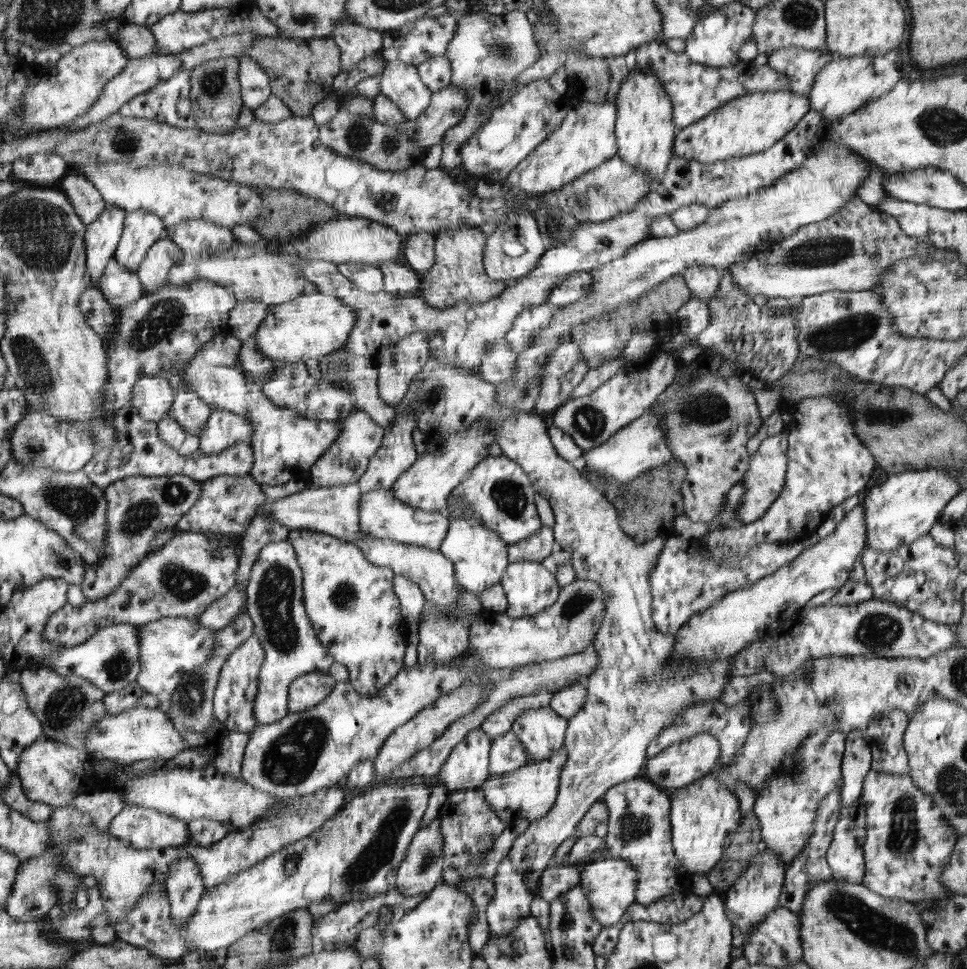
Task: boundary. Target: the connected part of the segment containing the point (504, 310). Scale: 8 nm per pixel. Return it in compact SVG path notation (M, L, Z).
M810 108L798 124L795 124L773 147L740 158L702 163L693 158L677 156L671 160L670 167L667 168L661 182L639 200L632 212L619 214L602 222L580 222L569 242L546 250L535 270L519 278L519 282L504 288L500 294L492 296L487 302L474 304L469 300L463 300L452 308L441 310L428 304L422 295L392 296L384 290L368 293L360 290L353 281L339 271L337 265L328 261L300 261L301 274L309 287L312 284L315 286L316 292L339 298L355 312L355 326L348 343L350 354L375 357L412 332L426 332L430 340L431 357L434 357L436 362L456 364L472 374L481 376L480 364L485 352L489 351L489 346L495 340L505 338L520 311L547 303L549 292L563 283L568 275L580 271L591 272L593 268L602 267L603 264L624 256L631 246L652 238L651 222L657 216L670 216L672 211L687 207L689 204L717 207L729 200L748 196L777 183L782 176L801 166L809 155L811 142L816 136L822 118L817 110Z

